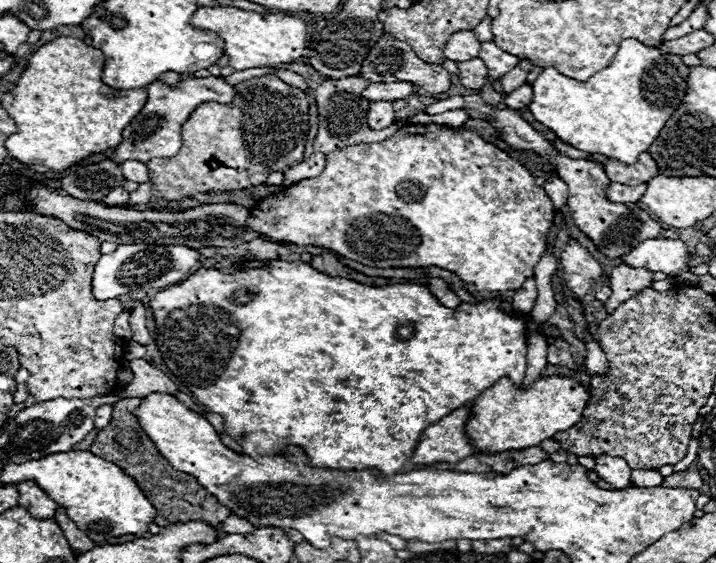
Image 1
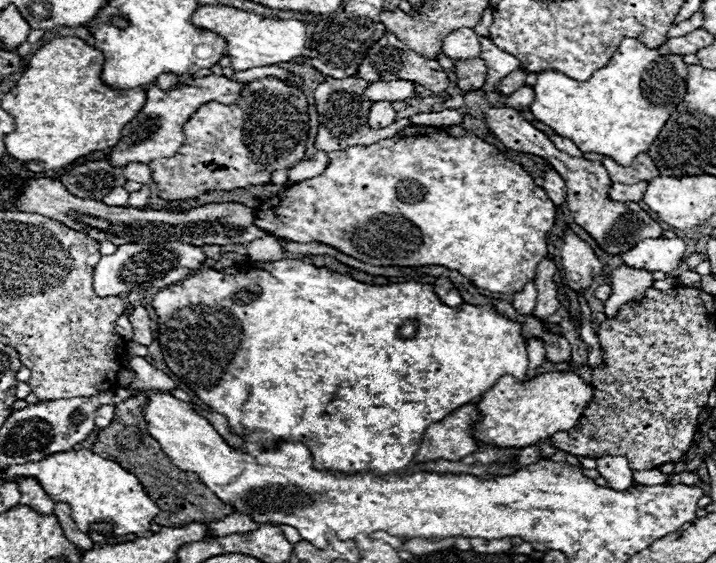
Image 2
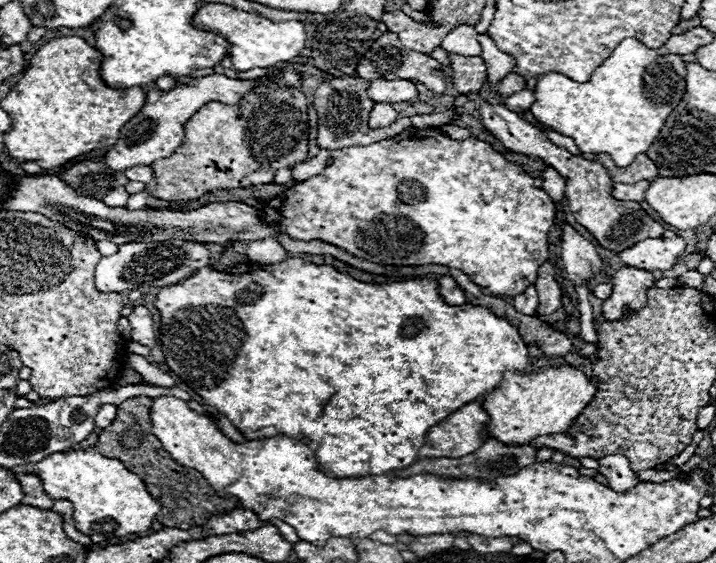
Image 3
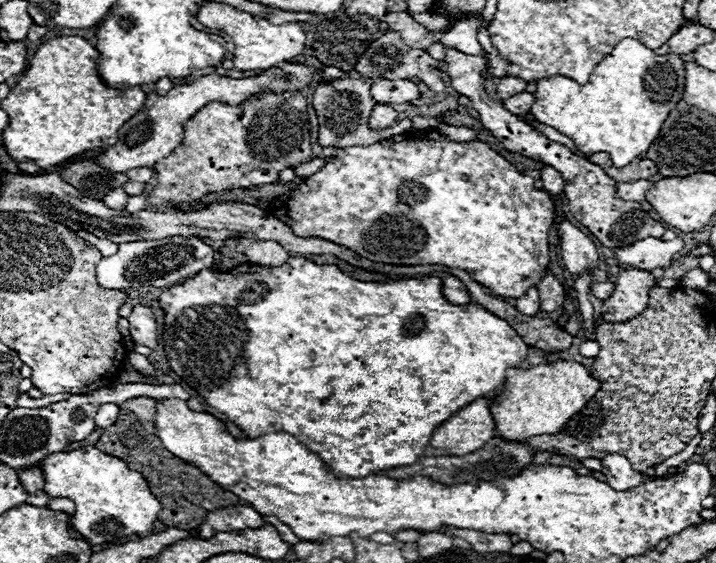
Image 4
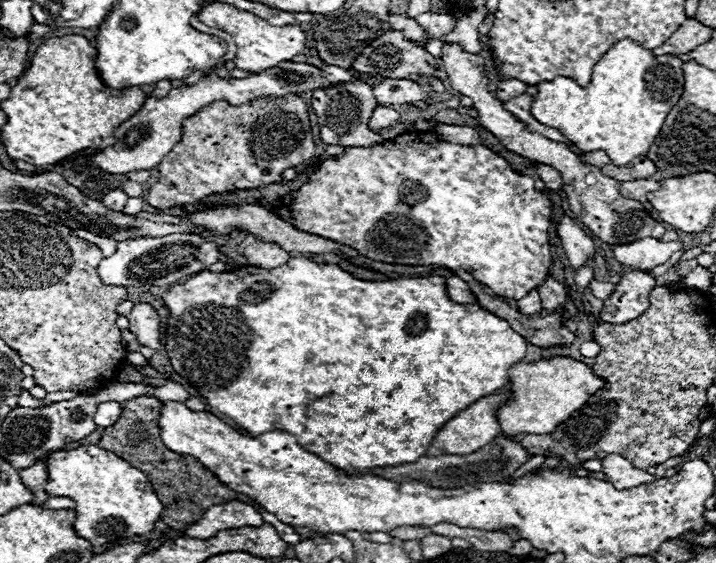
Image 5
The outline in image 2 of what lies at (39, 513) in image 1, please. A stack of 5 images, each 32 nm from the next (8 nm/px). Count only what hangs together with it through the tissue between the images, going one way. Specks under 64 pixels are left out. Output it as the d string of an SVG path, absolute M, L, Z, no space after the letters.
M20 478L18 480L22 498L20 498L20 506L30 506L40 514L50 514L54 510L54 500L48 498L48 494L42 490L40 482L36 482L36 478Z

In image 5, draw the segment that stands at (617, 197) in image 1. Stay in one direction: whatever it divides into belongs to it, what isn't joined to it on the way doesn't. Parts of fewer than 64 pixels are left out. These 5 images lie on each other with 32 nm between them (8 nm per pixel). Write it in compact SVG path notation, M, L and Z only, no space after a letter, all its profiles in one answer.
M638 178L638 180L628 180L628 182L620 182L620 194L624 198L634 198L638 202L646 202L650 192L660 190L660 180L656 178Z

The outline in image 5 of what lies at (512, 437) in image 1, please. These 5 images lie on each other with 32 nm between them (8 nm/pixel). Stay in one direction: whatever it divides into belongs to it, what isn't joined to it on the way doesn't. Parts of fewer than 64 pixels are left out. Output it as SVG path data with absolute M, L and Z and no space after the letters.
M550 356L538 362L518 362L508 370L510 390L514 398L498 410L498 420L502 432L510 438L520 432L528 434L550 434L564 422L572 412L576 412L584 402L604 386L604 378L596 376L594 370L570 356Z

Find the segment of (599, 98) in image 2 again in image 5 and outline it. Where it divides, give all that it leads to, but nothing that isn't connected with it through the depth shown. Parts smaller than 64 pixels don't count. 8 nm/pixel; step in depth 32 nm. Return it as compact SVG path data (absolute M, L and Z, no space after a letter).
M620 40L608 52L604 52L602 58L594 64L592 80L588 86L580 86L576 80L570 80L566 76L558 76L552 82L540 82L530 112L540 124L556 128L582 152L604 150L616 166L624 166L632 162L636 156L644 156L650 150L650 144L656 140L670 108L680 100L682 90L684 72L682 60L678 56L654 56L650 50L638 46L632 40Z

